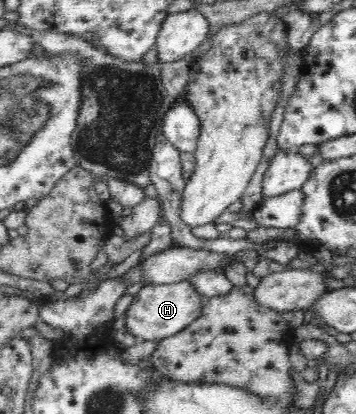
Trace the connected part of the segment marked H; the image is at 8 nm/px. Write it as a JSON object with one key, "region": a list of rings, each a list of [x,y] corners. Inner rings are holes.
{"region":[[[188,280],[171,284],[148,284],[134,294],[125,312],[127,332],[143,340],[157,340],[173,336],[191,324],[202,311],[202,298]]]}

